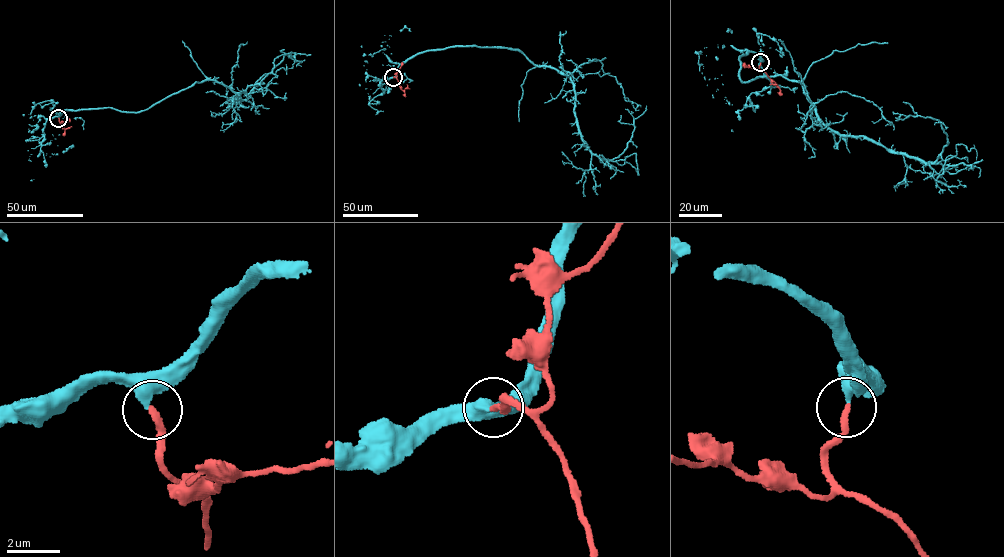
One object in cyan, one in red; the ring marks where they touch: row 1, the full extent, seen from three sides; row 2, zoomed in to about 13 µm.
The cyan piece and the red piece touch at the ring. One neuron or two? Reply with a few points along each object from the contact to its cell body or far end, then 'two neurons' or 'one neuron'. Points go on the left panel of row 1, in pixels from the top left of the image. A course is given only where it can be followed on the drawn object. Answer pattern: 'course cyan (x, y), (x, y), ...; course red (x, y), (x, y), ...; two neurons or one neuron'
course cyan (58, 118), (67, 109), (138, 112), (209, 80), (237, 95), (233, 101), (246, 99), (283, 56), (310, 54); course red (58, 118), (65, 130), (63, 135); one neuron

